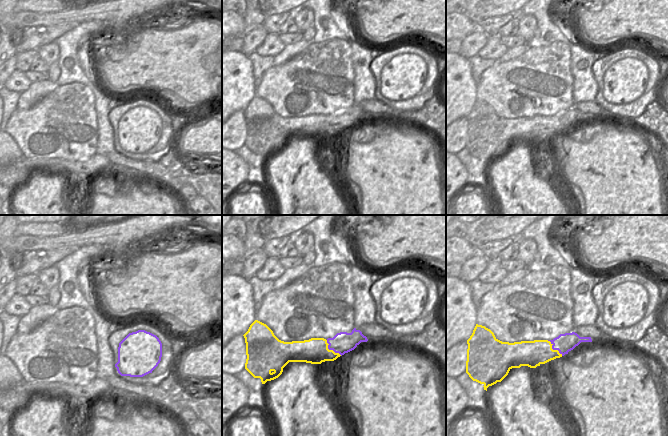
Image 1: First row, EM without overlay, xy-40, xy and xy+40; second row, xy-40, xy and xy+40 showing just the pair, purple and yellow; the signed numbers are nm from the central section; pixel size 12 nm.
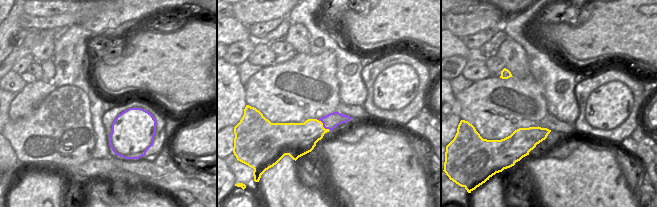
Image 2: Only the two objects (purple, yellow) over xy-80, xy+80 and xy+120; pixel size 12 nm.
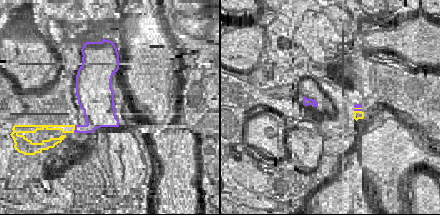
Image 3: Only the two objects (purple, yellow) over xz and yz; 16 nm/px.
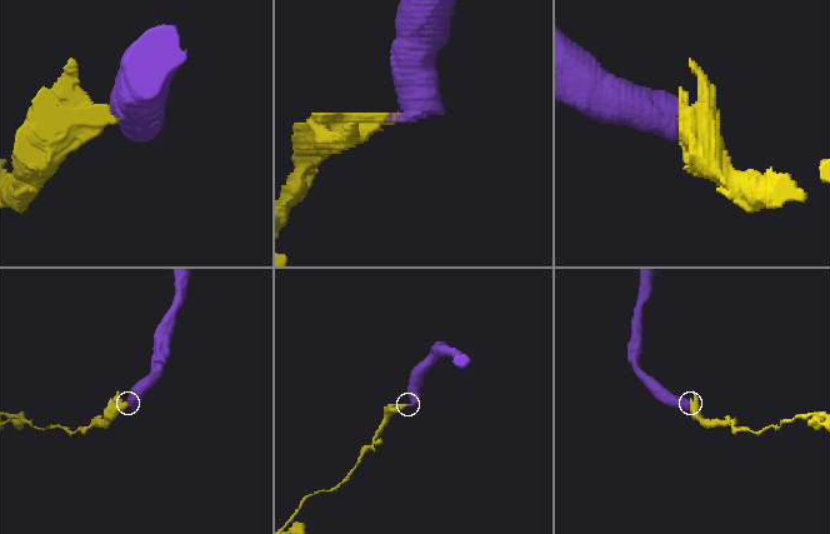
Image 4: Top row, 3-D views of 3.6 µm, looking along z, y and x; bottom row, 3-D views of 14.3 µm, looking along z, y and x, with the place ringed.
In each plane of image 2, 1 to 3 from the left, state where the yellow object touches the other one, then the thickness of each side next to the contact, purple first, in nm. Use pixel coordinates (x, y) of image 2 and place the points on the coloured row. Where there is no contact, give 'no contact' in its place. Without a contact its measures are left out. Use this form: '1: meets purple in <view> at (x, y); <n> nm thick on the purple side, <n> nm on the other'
1: no contact
2: meets purple in xy+80 at (323, 125); 180 nm thick on the purple side, 320 nm on the other
3: no contact

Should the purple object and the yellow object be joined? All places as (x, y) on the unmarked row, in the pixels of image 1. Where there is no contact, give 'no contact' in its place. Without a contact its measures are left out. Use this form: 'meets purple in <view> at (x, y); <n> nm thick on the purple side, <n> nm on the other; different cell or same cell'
meets purple in xy+40 at (553, 125); 220 nm thick on the purple side, 320 nm on the other; different cell

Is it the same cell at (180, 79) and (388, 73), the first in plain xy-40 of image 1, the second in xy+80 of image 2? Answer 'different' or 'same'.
different

